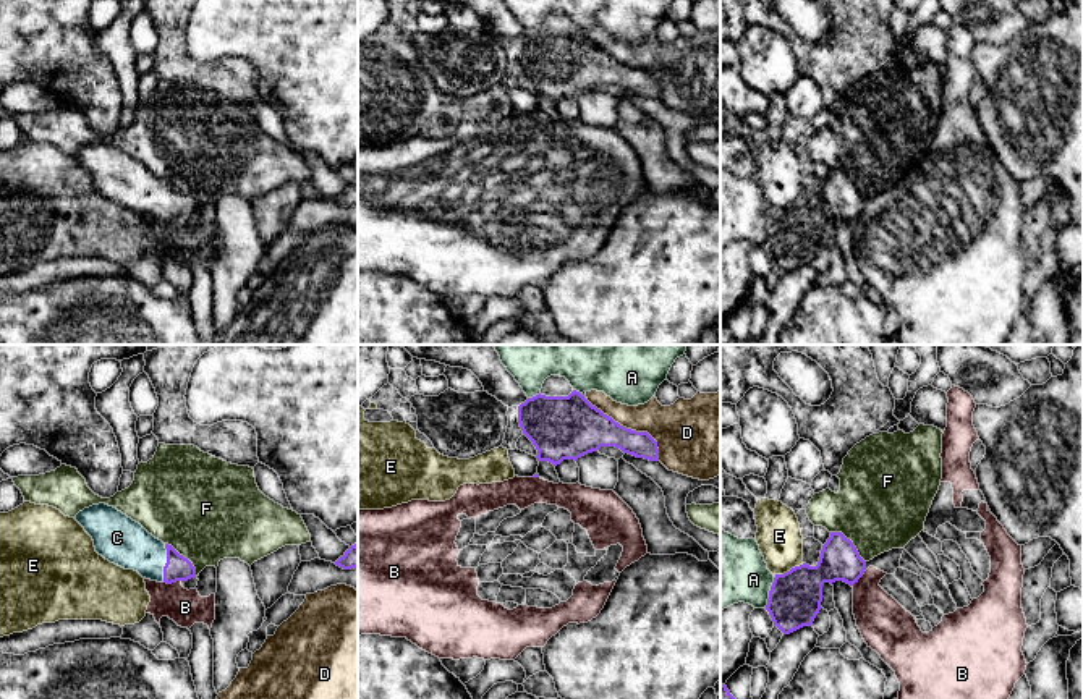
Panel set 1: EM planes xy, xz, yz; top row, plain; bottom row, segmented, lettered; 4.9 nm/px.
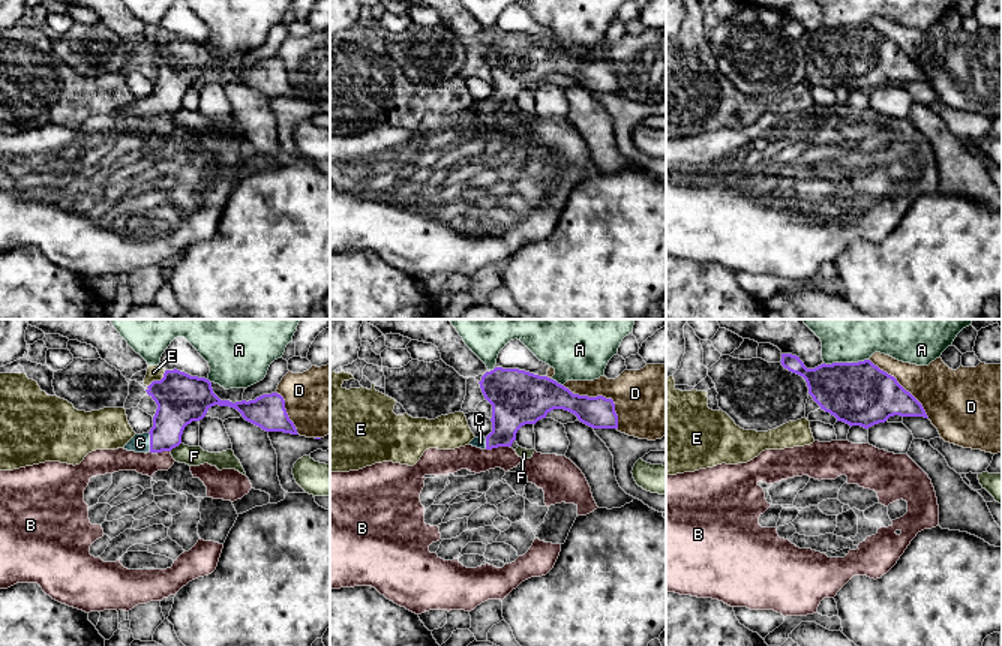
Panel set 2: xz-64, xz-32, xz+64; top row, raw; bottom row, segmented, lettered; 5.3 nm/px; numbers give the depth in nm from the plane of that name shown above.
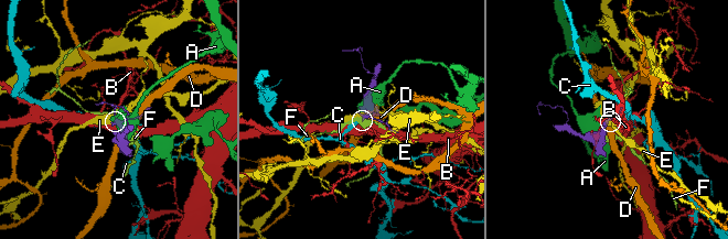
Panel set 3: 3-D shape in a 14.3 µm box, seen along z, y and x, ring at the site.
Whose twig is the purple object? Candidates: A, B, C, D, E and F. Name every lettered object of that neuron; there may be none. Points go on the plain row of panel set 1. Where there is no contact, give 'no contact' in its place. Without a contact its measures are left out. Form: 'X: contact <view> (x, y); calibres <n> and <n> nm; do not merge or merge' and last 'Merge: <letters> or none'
A: contact yz (769, 230); calibres 260 and 340 nm; do not merge
B: contact xy (172, 219); calibres 130 and 180 nm; do not merge
C: contact xy (165, 201); calibres 130 and 240 nm; merge
D: contact xz (630, 67); calibres 260 and 260 nm; do not merge
E: contact yz (790, 207); calibres 260 and 220 nm; do not merge
F: contact yz (852, 180); calibres 200 and 460 nm; do not merge
Merge: C

